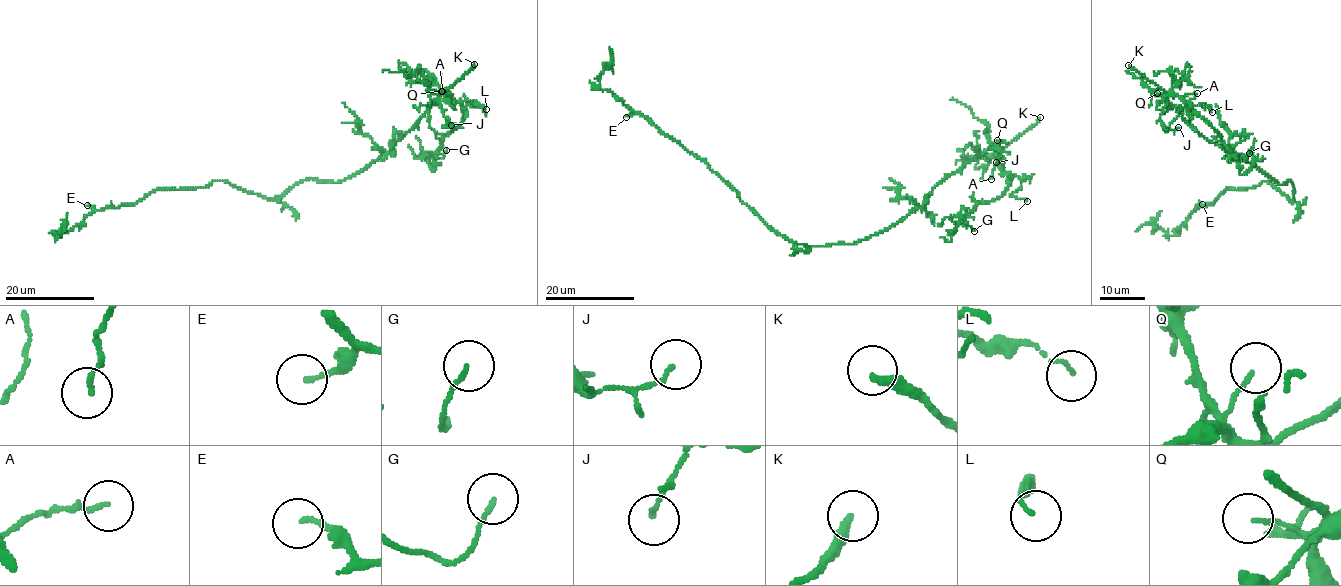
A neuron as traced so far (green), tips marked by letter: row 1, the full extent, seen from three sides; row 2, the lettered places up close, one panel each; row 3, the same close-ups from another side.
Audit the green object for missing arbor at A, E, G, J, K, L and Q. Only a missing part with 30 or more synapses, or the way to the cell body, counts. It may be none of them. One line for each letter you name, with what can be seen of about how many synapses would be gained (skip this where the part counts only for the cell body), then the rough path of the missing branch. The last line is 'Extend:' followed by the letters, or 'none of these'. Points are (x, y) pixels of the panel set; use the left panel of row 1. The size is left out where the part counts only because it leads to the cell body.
K: Course of what is missing: (474, 64), (476, 67), (473, 66), (485, 74), (514, 74), (533, 65)
Extend: K

